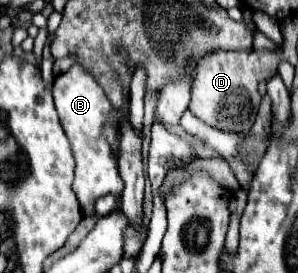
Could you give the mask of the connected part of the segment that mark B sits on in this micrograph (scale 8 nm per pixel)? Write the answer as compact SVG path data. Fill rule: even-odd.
M71 66L65 74L59 74L53 84L53 98L55 108L61 118L61 126L71 142L73 156L77 162L75 168L75 182L73 190L79 200L83 216L97 216L95 214L95 200L105 194L121 194L123 180L119 178L115 158L111 154L111 146L103 142L103 118L107 118L107 110L111 110L111 104L107 102L107 96L103 94L103 88L79 70L79 66Z

